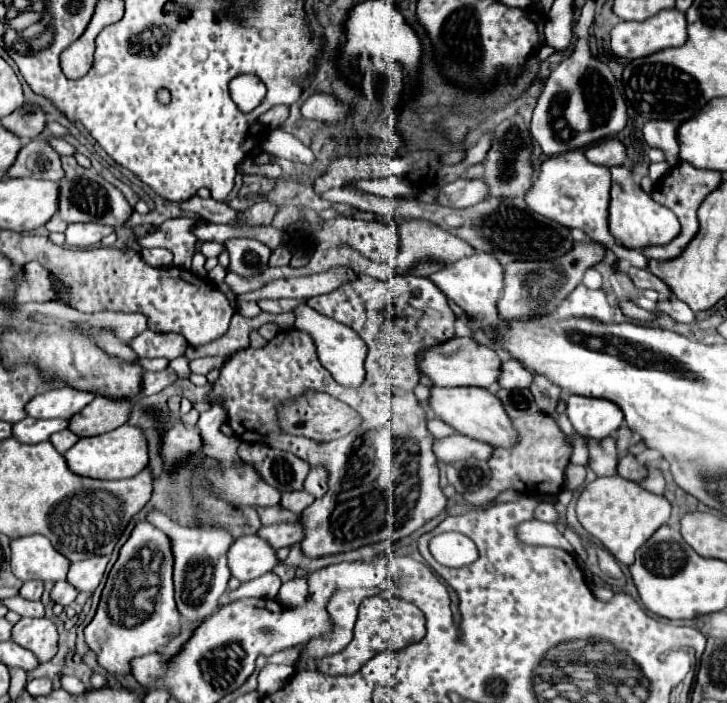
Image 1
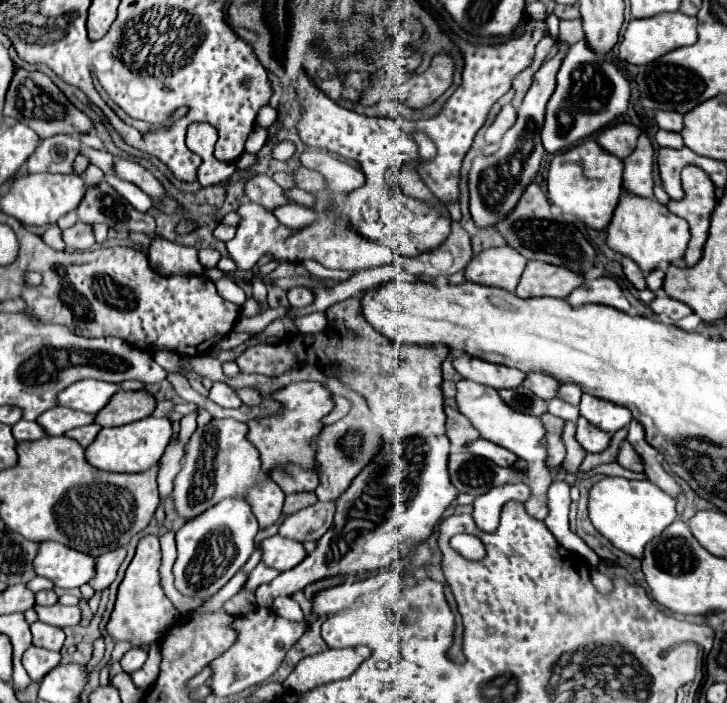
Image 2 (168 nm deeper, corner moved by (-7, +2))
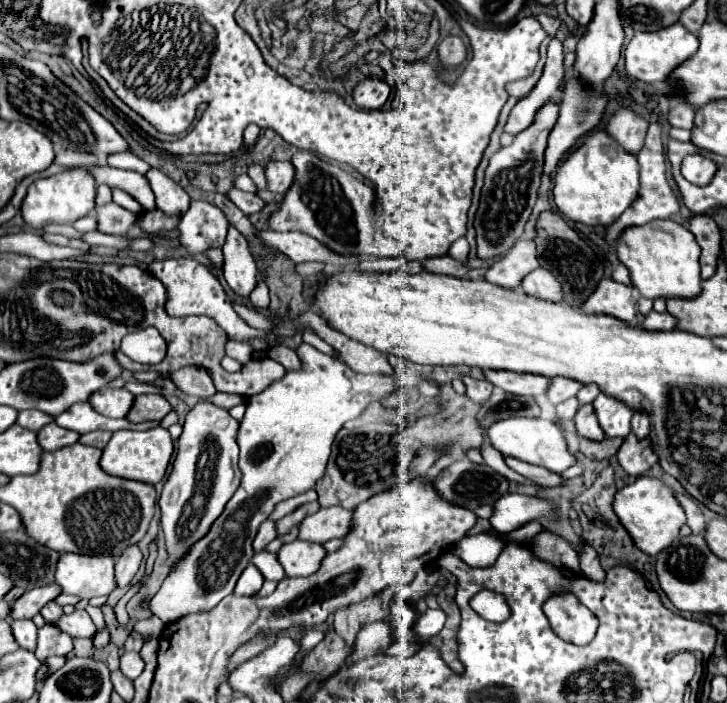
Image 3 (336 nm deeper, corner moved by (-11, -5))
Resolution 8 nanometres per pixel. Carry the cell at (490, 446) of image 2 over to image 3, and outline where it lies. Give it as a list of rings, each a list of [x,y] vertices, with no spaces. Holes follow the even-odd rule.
[[[504,457],[504,463],[514,469],[516,473],[520,473],[522,477],[542,485],[542,487],[556,487],[562,483],[562,477],[558,473],[552,473],[552,471],[546,471],[544,467],[536,467],[536,465],[530,465],[530,463],[524,463],[520,459],[514,459],[514,457]]]

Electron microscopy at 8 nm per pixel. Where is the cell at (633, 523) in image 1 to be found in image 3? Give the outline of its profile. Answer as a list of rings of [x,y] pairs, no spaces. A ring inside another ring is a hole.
[[[646,475],[638,477],[634,483],[622,487],[614,495],[612,509],[618,515],[622,527],[632,537],[634,545],[640,551],[644,551],[646,555],[658,555],[664,547],[672,545],[672,541],[678,537],[680,527],[686,523],[684,509],[676,501],[672,489],[668,485],[664,485],[662,481],[646,477]]]

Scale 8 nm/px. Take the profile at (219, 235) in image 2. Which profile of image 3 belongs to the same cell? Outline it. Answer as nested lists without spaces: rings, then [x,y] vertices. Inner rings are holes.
[[[192,201],[188,213],[180,219],[180,243],[190,255],[200,255],[210,247],[222,247],[228,237],[228,225],[230,221],[218,207]]]

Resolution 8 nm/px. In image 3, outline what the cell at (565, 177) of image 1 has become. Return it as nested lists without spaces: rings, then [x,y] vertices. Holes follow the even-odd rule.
[[[596,129],[586,135],[584,143],[568,155],[554,175],[554,203],[558,211],[584,225],[612,225],[636,199],[640,165],[634,155],[628,155],[616,141],[608,139],[604,129]]]

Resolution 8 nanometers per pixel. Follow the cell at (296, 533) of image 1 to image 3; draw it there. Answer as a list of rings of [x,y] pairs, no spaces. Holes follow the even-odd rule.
[[[344,507],[320,509],[300,523],[298,539],[310,543],[326,543],[330,539],[340,539],[346,535],[346,531],[350,531],[350,519],[352,511]]]

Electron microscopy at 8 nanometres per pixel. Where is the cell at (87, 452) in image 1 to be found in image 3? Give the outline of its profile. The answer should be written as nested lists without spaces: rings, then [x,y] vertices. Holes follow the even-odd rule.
[[[156,427],[156,429],[148,429],[148,431],[132,431],[132,429],[120,429],[116,433],[112,433],[112,439],[108,441],[106,449],[102,451],[102,459],[100,459],[100,467],[114,475],[114,477],[124,477],[124,479],[134,479],[134,481],[146,481],[156,485],[168,467],[168,461],[172,457],[174,451],[174,443],[170,439],[168,429]]]

